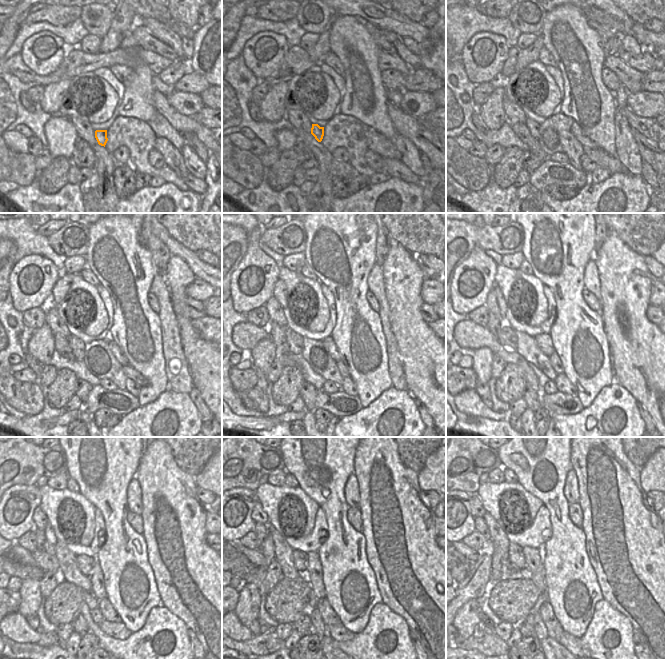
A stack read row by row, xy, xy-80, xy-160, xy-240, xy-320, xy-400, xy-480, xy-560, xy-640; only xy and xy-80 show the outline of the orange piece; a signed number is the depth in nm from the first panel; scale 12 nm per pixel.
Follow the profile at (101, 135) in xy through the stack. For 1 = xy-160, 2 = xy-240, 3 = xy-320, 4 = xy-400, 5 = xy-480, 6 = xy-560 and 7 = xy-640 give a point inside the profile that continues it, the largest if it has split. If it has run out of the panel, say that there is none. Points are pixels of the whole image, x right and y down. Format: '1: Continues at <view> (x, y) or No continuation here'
1: Continues at xy-160 (533, 126)
2: Continues at xy-240 (77, 346)
3: Continues at xy-320 (295, 342)
4: Continues at xy-400 (506, 337)
5: Continues at xy-480 (47, 562)
6: Continues at xy-560 (256, 557)
7: Continues at xy-640 (469, 553).

